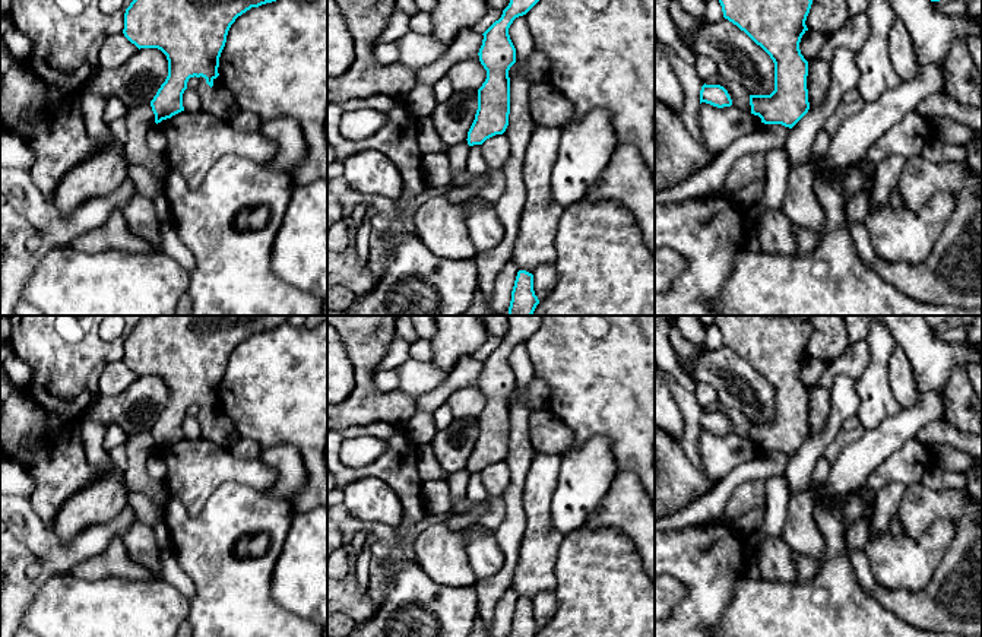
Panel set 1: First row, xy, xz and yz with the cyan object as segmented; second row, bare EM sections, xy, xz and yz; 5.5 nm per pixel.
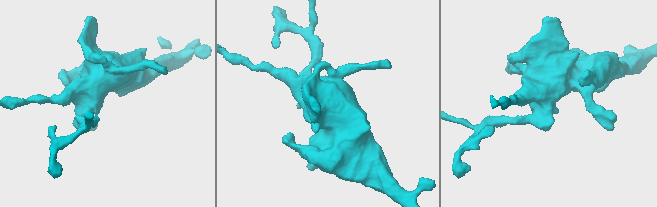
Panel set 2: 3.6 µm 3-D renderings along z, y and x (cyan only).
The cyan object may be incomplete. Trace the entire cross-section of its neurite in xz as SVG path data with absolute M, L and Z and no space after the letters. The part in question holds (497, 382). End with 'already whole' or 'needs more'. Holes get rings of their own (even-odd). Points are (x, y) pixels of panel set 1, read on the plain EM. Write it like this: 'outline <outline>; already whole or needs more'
outline M507 316L509 333L482 362L479 389L487 397L487 406L478 416L478 437L468 459L468 472L482 472L487 466L503 462L509 453L510 405L509 397L516 390L516 375L509 355L519 343L526 342L539 327L542 316Z; already whole

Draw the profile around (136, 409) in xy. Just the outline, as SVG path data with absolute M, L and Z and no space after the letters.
M140 375L118 396L98 394L85 418L94 418L107 427L120 425L129 437L151 431L167 403L167 383L158 375Z

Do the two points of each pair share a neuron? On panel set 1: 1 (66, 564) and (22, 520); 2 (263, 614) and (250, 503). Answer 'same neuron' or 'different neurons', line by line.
1: same neuron
2: same neuron

